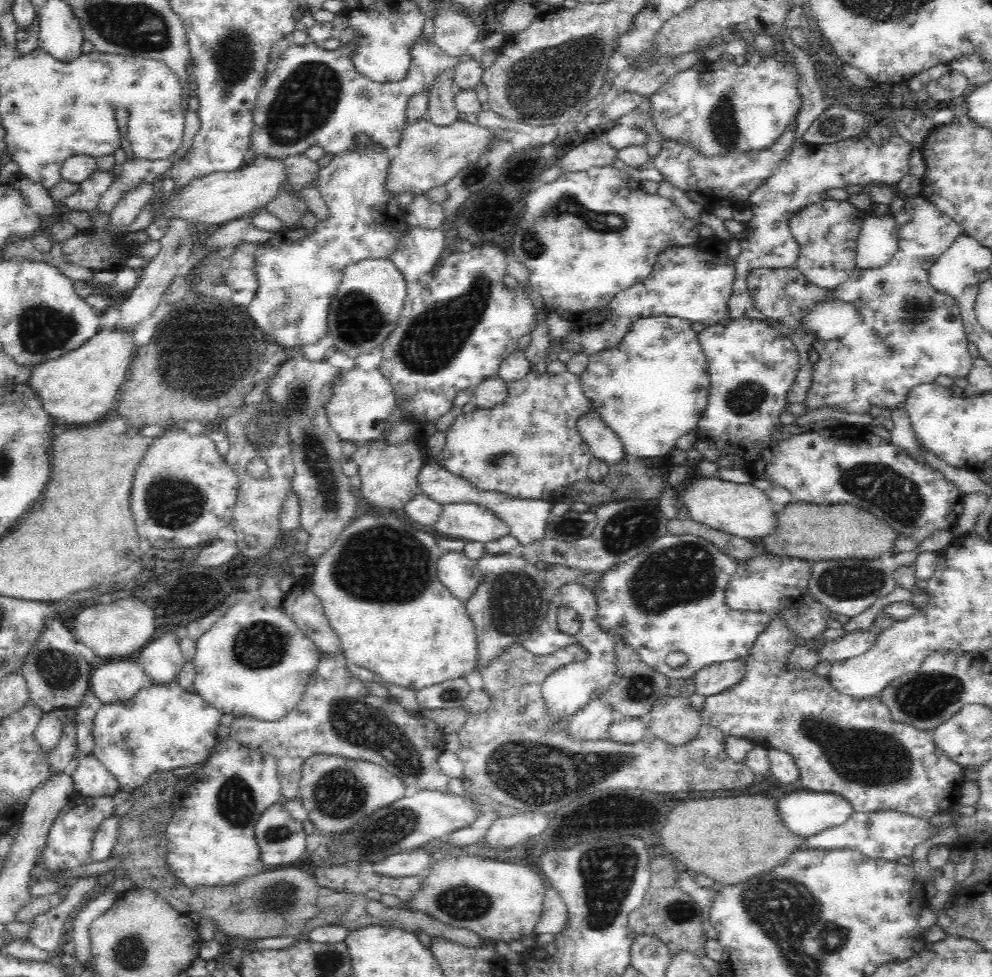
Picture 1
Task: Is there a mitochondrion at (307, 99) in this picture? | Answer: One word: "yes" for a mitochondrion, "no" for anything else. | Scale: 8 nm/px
yes

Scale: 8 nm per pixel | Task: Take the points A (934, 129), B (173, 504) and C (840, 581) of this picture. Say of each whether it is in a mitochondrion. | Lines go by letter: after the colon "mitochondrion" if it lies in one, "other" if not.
A: other
B: mitochondrion
C: mitochondrion

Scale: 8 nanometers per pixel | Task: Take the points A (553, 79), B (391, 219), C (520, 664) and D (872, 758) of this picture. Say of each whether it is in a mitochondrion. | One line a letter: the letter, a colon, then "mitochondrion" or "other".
A: mitochondrion
B: other
C: other
D: mitochondrion

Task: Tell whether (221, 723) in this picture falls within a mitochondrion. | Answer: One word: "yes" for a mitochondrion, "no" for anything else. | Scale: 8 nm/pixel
no

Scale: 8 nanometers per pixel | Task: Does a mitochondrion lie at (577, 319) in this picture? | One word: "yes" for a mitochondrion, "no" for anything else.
no

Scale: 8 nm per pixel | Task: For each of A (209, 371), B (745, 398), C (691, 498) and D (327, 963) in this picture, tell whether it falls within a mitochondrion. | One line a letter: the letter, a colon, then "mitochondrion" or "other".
A: mitochondrion
B: mitochondrion
C: other
D: mitochondrion

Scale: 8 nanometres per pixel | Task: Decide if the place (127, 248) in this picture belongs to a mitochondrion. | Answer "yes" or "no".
no

